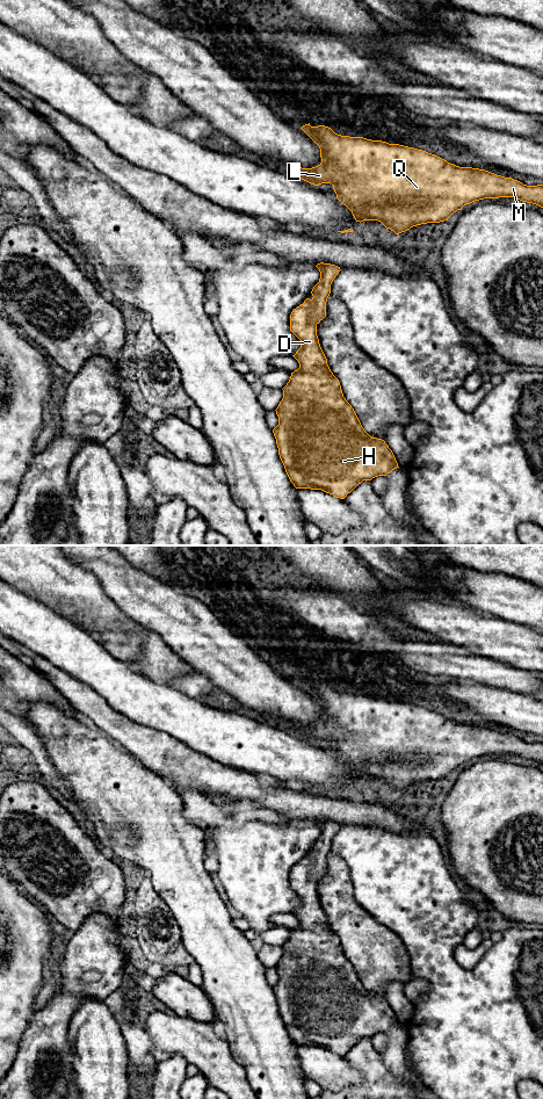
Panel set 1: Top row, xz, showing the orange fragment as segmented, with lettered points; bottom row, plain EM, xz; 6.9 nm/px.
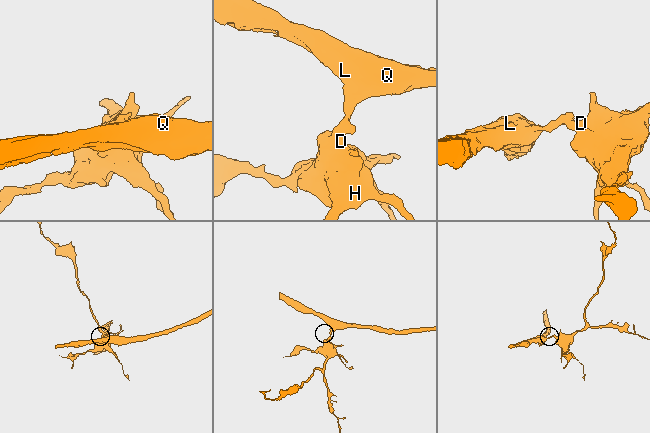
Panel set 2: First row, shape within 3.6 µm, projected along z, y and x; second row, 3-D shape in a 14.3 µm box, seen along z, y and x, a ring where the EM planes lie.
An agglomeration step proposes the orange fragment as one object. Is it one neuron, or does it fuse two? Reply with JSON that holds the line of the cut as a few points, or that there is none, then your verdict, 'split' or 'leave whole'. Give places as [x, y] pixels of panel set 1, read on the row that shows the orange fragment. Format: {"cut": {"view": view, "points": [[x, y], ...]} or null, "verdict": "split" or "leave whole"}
{"cut": null, "verdict": "leave whole"}

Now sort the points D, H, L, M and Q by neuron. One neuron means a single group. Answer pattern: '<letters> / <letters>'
D H L M Q

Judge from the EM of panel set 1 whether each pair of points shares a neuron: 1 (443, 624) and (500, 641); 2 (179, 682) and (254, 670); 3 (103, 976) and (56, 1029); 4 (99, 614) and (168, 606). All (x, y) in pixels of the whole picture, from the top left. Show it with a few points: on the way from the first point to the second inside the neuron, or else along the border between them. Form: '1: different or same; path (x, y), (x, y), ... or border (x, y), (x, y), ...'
1: same; path (457, 626), (468, 627), (486, 637)
2: different; border (192, 666), (201, 670), (221, 689)
3: same; path (87, 982), (57, 1013)
4: different; border (105, 591), (122, 611), (145, 627)

